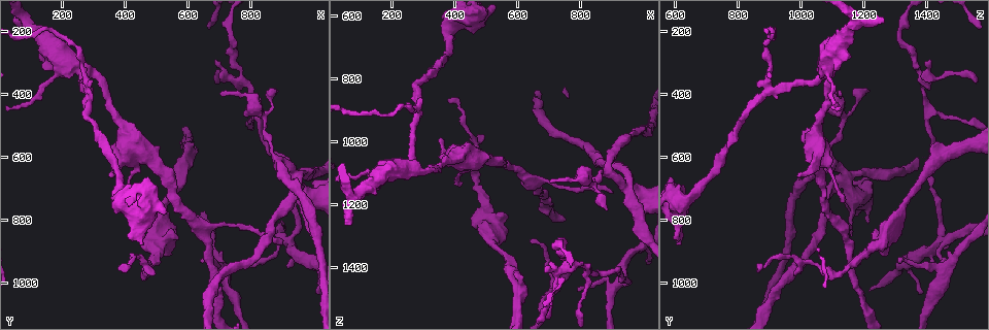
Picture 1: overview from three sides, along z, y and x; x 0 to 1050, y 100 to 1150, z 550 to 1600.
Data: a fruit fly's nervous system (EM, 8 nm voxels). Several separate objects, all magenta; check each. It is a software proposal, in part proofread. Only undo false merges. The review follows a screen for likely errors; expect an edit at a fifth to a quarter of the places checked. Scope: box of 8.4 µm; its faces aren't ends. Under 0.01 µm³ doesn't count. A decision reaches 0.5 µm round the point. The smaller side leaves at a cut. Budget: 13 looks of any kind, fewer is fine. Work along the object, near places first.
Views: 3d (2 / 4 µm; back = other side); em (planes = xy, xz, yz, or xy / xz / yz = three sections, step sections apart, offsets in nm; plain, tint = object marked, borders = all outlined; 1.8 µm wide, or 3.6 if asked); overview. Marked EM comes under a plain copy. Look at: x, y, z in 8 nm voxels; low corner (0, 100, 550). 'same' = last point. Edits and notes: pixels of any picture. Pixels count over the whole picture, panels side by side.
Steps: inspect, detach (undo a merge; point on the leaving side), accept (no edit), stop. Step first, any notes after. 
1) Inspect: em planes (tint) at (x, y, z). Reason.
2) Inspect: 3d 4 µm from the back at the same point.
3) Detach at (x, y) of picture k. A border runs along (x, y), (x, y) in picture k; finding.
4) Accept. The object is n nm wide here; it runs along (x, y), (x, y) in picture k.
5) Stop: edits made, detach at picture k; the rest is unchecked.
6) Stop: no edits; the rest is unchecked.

Inspect: 3d 4 µm at (465, 975, 1110). Sharp bend.

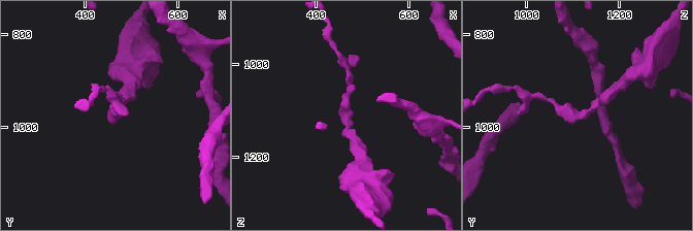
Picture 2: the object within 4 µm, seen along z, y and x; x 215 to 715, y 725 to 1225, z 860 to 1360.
Inspect: em xy step 4 (tint) at (465, 975, 1110). Need the tissue.

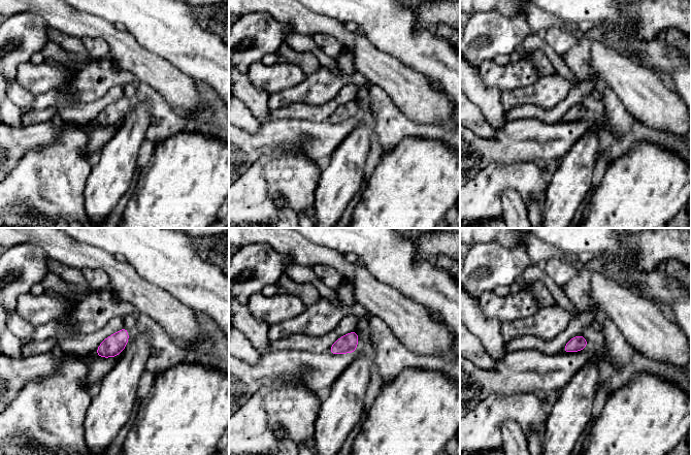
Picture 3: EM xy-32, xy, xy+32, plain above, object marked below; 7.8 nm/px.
Inspect: em planes (tint) at the same point. Cut it another way.

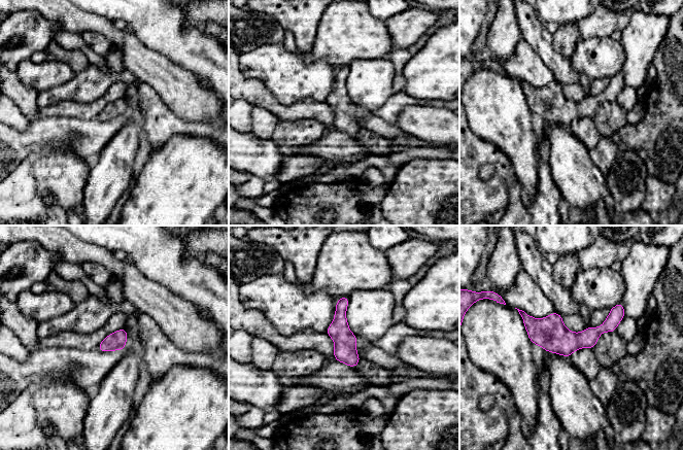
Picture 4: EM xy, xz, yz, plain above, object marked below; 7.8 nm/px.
Accept. The object is 140 nm wide here; all the same cell.

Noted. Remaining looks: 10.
Inspect: em xy step 8 (tint) at (925, 870, 1440). Calibre changes.

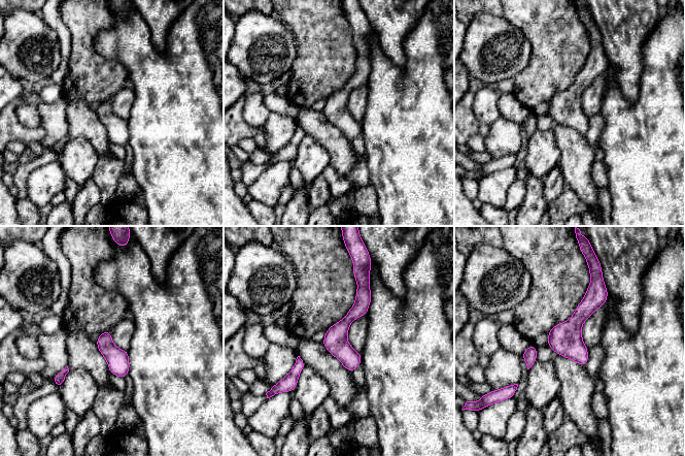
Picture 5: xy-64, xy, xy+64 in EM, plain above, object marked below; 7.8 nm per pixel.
Inspect: em planes (tint) at the same point.

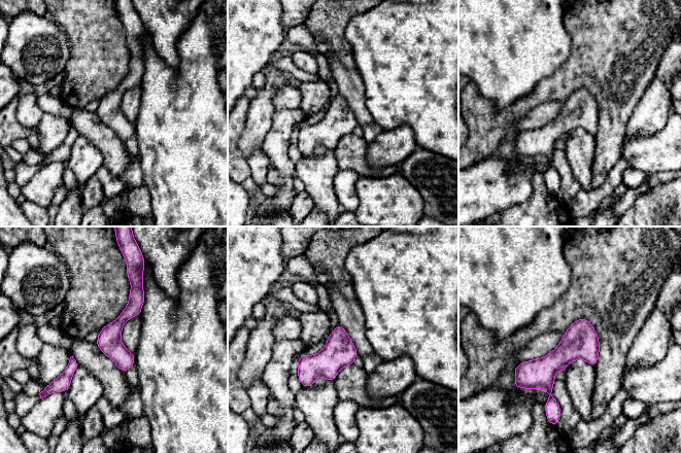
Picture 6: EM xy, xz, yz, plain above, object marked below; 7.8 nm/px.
Accept. It runs along (134, 284), (135, 305), (114, 327), (123, 368) in picture 6; continuous, no second cell.

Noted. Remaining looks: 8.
Inspect: em planes (borders) at (940, 675, 1150).

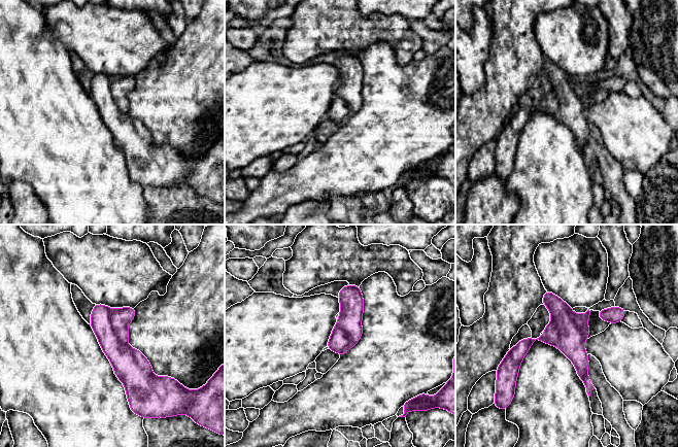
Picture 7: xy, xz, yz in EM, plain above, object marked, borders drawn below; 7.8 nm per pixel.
Detach at (121, 317) of picture 7. The object is 220 nm wide here; a border runs along (111, 310), (110, 325), (126, 345) in picture 7; two cells meet here.

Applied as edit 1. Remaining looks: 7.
Inspect: overview. See it whole again.

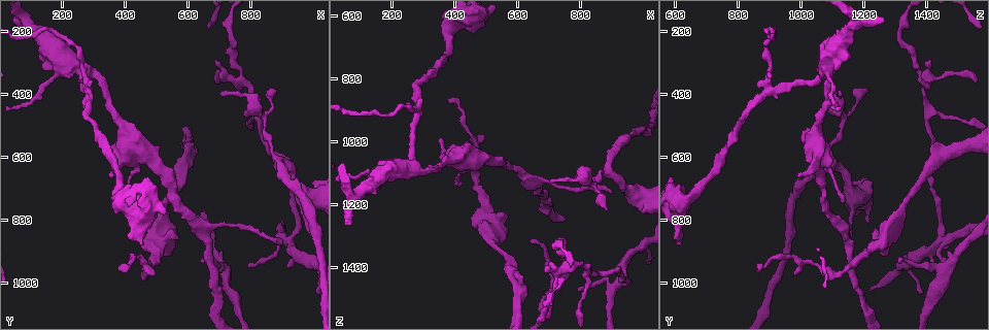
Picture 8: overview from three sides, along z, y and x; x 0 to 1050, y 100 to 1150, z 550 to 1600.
Inspect: em yz step 8 (tint) at (825, 455, 1410). Sharp bend.

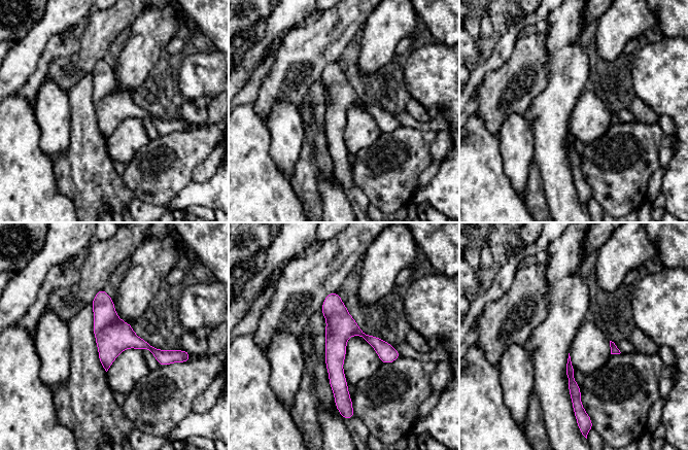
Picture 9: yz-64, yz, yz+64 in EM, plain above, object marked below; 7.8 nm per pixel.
Inspect: em xz step 8 (tint) at the same point.

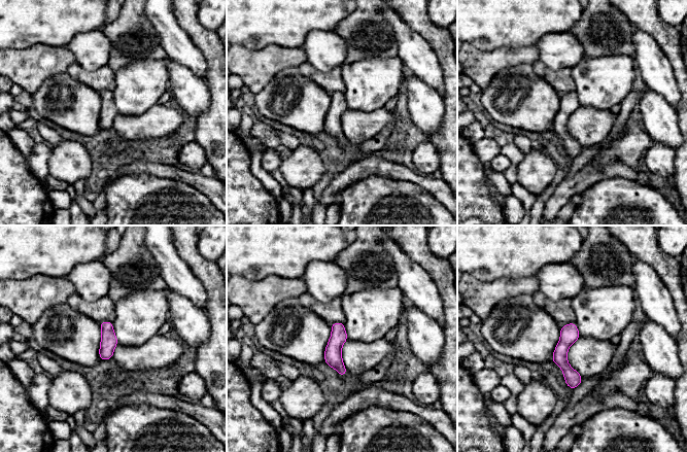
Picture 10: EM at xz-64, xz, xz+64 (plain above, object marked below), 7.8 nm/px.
Accept. The object is 130 nm wide here; it runs along (573, 324), (562, 346), (571, 385) in picture 10; one cell here.

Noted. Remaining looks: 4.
Stop: edits made, detach at picture 7; the rest is unchecked.

